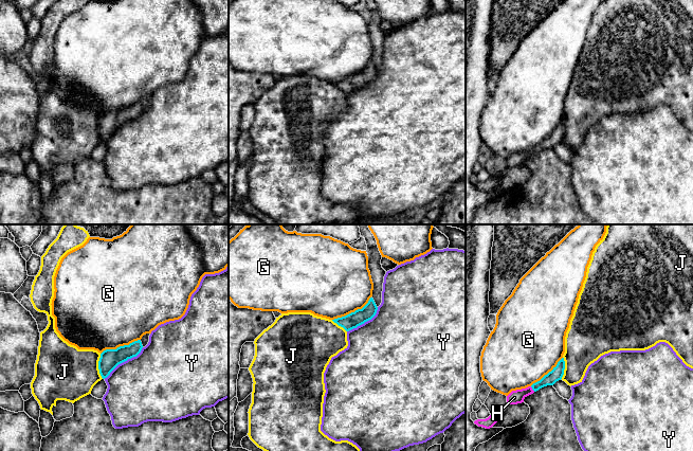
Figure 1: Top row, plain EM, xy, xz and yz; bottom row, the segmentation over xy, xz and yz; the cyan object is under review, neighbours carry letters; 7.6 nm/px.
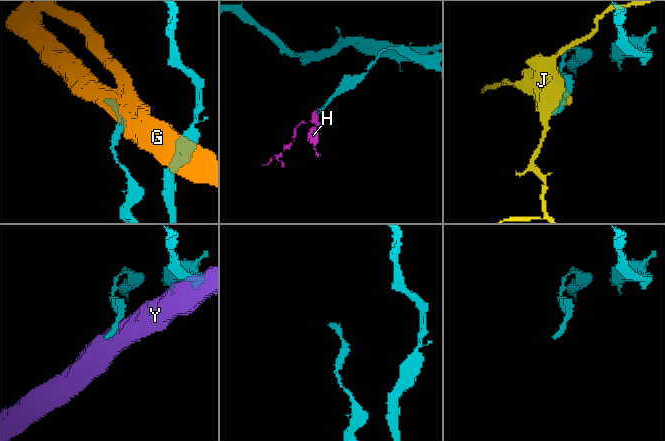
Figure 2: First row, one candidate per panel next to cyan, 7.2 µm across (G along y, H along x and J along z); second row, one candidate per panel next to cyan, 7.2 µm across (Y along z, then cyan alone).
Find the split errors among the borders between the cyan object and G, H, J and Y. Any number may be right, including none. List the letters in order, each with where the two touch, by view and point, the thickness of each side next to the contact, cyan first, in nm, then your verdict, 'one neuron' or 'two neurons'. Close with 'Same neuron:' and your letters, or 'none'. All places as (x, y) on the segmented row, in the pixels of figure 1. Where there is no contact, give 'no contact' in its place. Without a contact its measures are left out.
G: meets cyan in xz at (352, 312); 120 nm thick on the cyan side, 480 nm on the other; two neurons
H: meets cyan in yz at (532, 389); 90 nm thick on the cyan side, 100 nm on the other; one neuron
J: meets cyan in xy at (98, 366); 150 nm thick on the cyan side, 400 nm on the other; two neurons
Y: meets cyan in xy at (124, 361); 150 nm thick on the cyan side, 500 nm on the other; two neurons
Same neuron: H

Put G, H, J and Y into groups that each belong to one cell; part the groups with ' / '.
G / H / J / Y

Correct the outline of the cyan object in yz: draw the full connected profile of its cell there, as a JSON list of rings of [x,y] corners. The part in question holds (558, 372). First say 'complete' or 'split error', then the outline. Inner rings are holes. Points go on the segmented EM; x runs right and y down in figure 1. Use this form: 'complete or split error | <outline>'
split error | [[[562,358],[555,367],[551,372],[549,372],[547,375],[545,375],[540,381],[533,383],[531,386],[528,386],[526,389],[512,391],[507,396],[507,402],[509,404],[517,404],[524,402],[524,399],[533,394],[534,392],[539,391],[540,389],[547,386],[547,385],[553,385],[557,381],[561,380],[564,375],[565,369],[565,361],[564,358]]]

